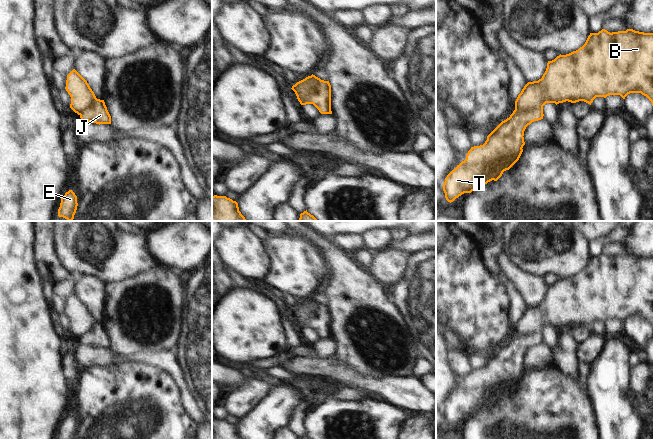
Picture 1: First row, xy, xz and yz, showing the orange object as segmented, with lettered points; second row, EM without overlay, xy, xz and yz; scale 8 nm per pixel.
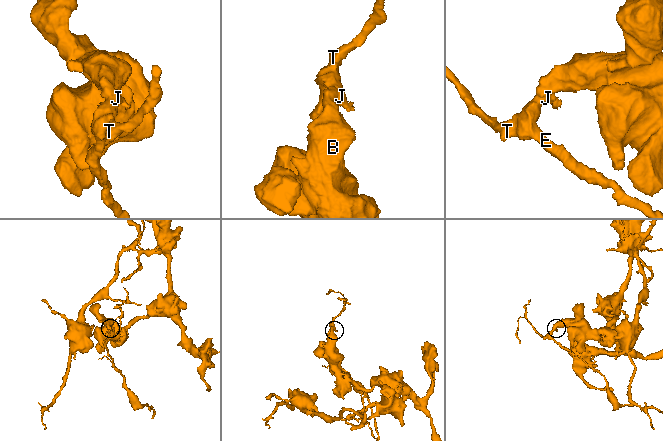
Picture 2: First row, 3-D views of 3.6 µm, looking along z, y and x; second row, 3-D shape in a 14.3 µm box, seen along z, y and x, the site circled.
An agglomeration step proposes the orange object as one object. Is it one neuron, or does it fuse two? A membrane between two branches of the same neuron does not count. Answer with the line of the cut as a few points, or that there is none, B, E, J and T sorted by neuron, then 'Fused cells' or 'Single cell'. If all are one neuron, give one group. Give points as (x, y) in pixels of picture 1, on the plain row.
Split along xz (308, 300), (313, 307), (310, 327). Groups: B / E J T. Fused cells

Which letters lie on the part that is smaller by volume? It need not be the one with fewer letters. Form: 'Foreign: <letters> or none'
Foreign: E, J, T

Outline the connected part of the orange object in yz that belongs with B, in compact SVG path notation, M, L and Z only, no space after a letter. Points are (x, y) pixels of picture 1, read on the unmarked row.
M602 253L598 257L590 257L585 268L578 274L566 279L559 279L548 285L542 302L528 306L515 325L515 333L525 336L543 333L546 327L576 327L584 325L591 329L596 321L606 322L609 319L620 319L623 323L630 317L641 317L653 330L653 257L644 257L627 253L626 255L608 256Z

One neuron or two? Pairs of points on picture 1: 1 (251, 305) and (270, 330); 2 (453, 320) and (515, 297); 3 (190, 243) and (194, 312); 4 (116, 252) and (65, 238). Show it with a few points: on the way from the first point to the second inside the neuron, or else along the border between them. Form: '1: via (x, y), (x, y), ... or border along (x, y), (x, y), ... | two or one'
1: via (251, 311), (264, 324) | one
2: border along (500, 278), (506, 288), (510, 301), (510, 323) | two
3: border along (201, 264), (187, 275) | two
4: via (103, 250), (86, 238), (78, 238) | one

